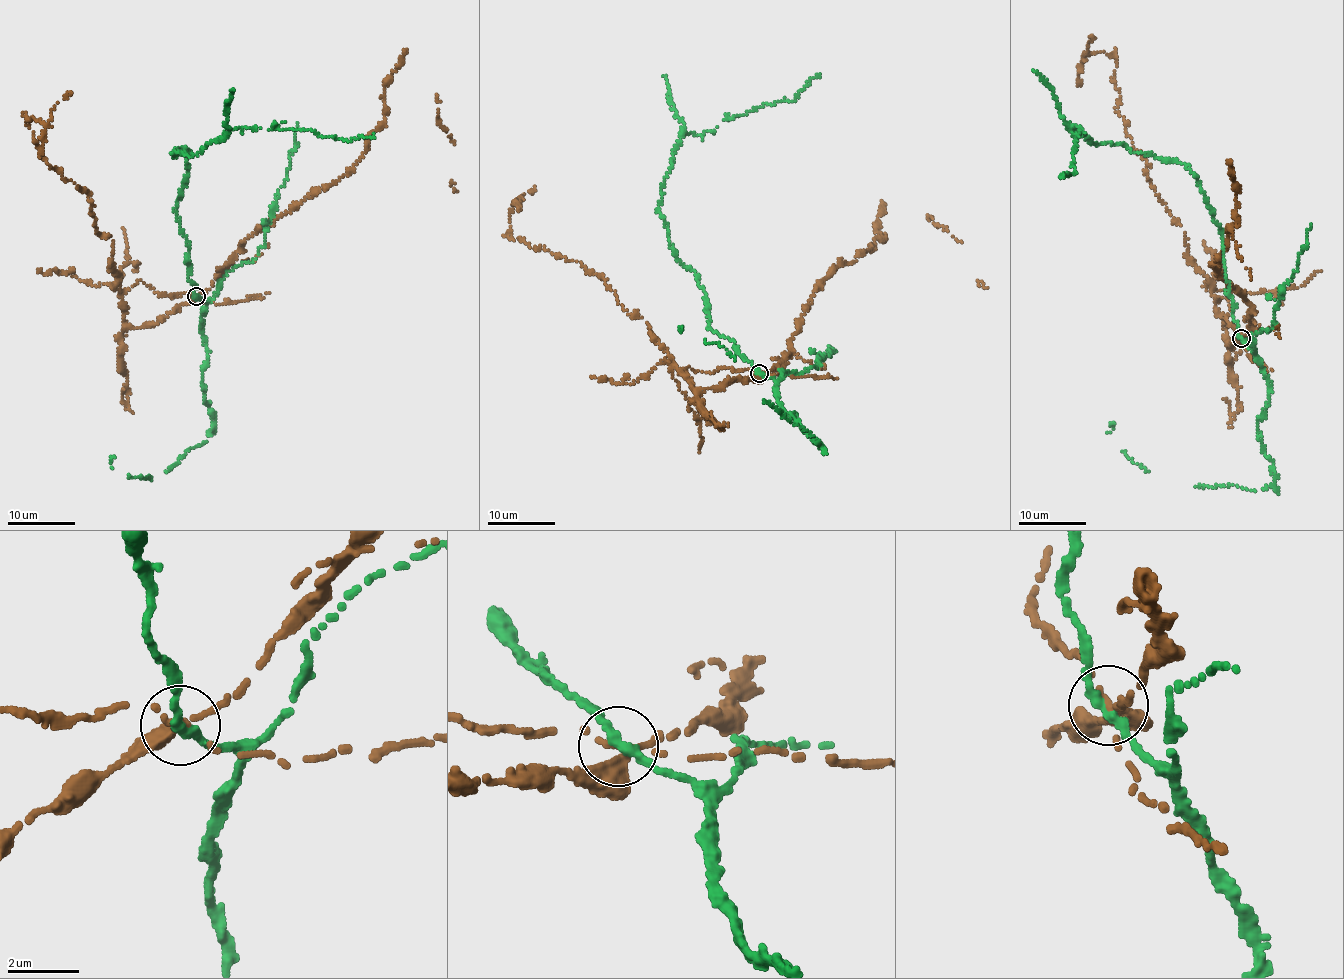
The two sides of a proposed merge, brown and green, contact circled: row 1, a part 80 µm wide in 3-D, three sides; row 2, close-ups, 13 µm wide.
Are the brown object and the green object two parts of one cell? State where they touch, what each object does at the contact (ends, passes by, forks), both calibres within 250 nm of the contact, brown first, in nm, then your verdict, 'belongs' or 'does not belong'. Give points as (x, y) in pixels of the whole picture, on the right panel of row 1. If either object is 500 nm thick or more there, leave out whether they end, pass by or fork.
place (1241, 338); brown forks; green passes by; calibres 140 and 280 nm; does not belong

